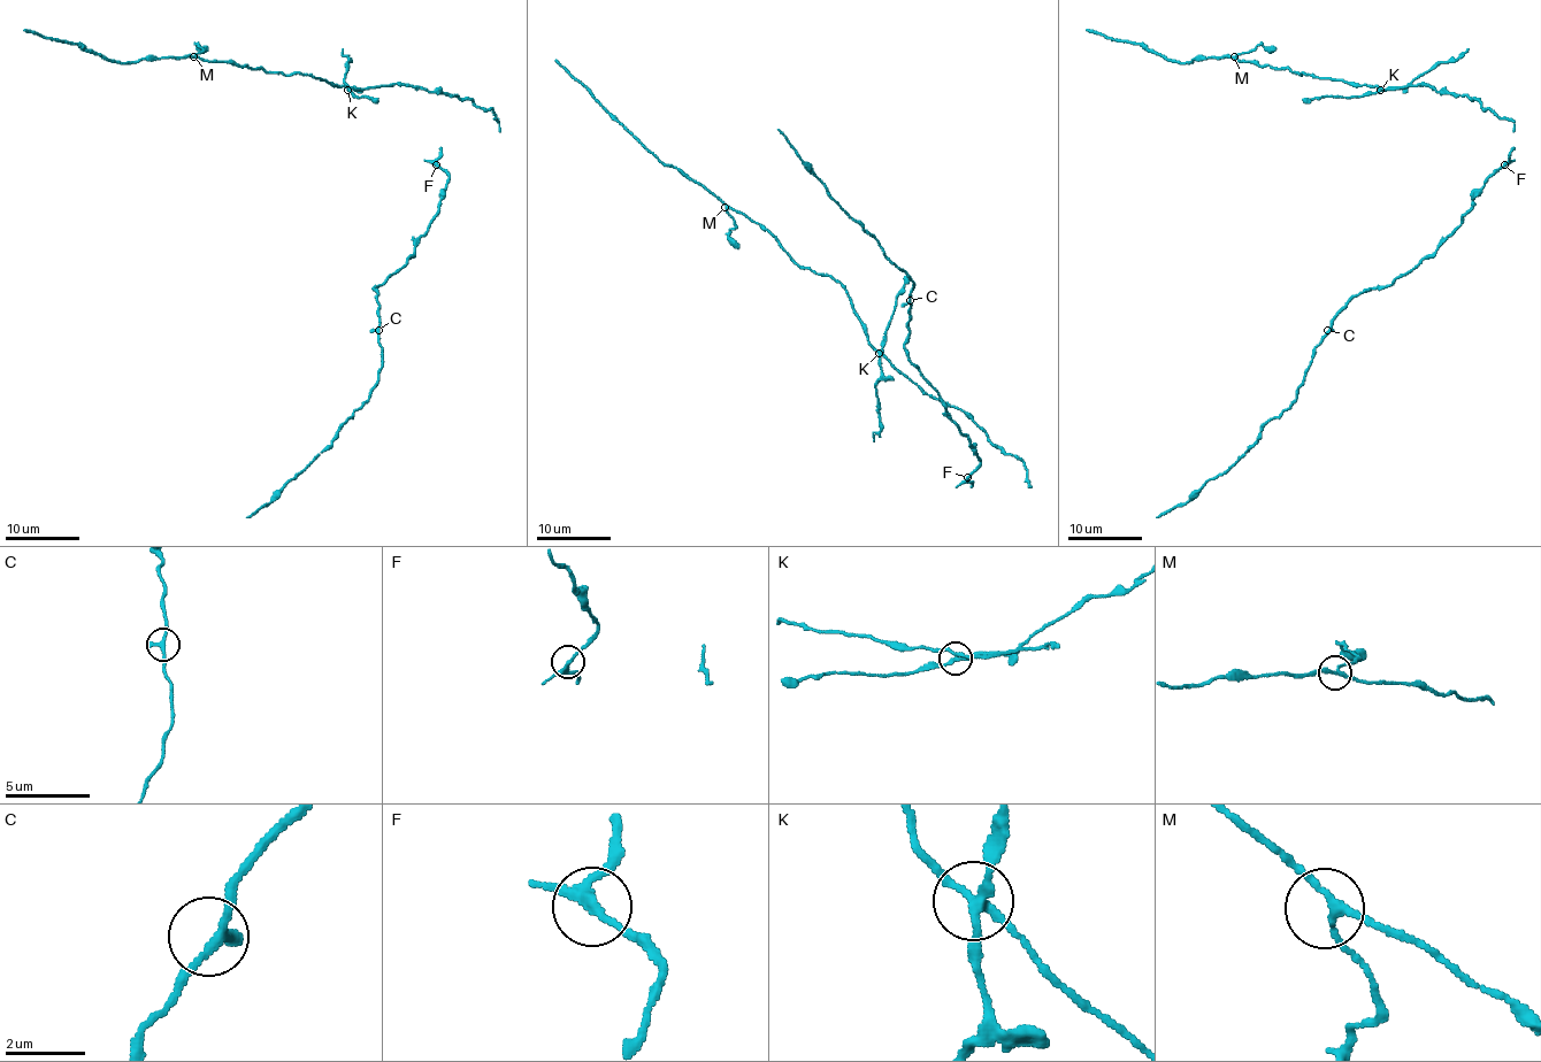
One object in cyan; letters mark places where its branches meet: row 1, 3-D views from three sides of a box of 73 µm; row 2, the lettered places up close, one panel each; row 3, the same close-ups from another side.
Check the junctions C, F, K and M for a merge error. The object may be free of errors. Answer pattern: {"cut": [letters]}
{"cut": ["K"]}

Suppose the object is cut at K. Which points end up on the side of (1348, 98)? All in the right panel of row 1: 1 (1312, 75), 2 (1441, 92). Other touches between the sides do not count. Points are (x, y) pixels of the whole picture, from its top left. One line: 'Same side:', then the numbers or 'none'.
Same side: none

